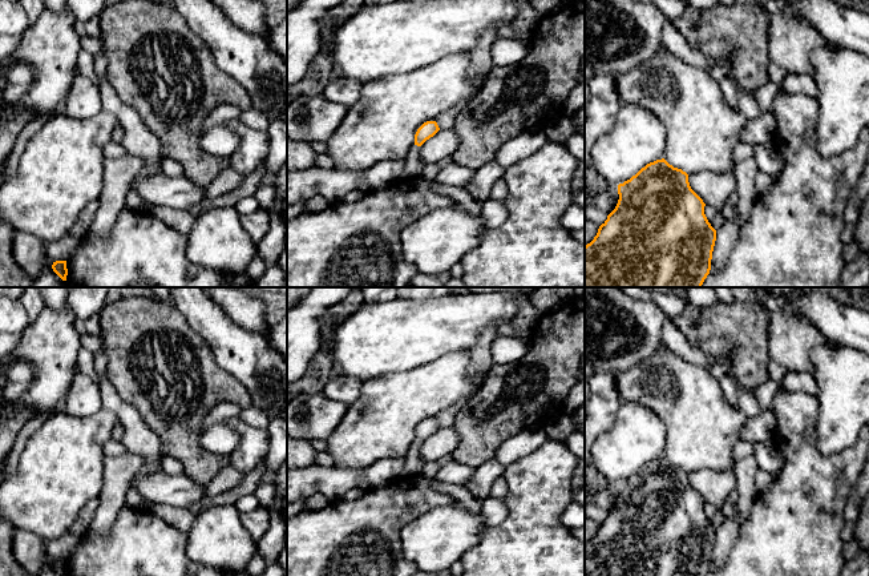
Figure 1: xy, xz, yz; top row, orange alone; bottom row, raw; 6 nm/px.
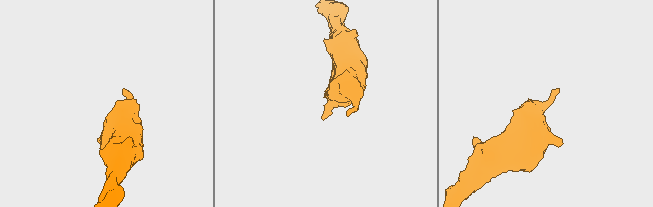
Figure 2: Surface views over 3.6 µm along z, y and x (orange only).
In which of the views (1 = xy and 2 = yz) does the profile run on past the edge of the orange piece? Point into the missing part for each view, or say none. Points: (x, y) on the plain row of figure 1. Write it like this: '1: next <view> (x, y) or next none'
1: next none
2: next none

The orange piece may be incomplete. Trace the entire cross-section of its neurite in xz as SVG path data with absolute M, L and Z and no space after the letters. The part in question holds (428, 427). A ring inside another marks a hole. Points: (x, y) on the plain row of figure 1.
M436 419L424 420L415 432L415 444L407 452L403 478L412 478L421 474L424 462L421 460L417 447L440 428Z

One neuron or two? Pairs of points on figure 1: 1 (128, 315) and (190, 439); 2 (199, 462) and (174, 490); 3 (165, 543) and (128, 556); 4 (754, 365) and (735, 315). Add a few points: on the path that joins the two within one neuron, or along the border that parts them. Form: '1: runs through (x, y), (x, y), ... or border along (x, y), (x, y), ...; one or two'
1: runs through (126, 351), (148, 357), (160, 369), (173, 403); one
2: border along (184, 472), (203, 486); two
3: runs through (156, 551), (148, 556), (137, 556); one
4: runs through (748, 353), (735, 327); one

